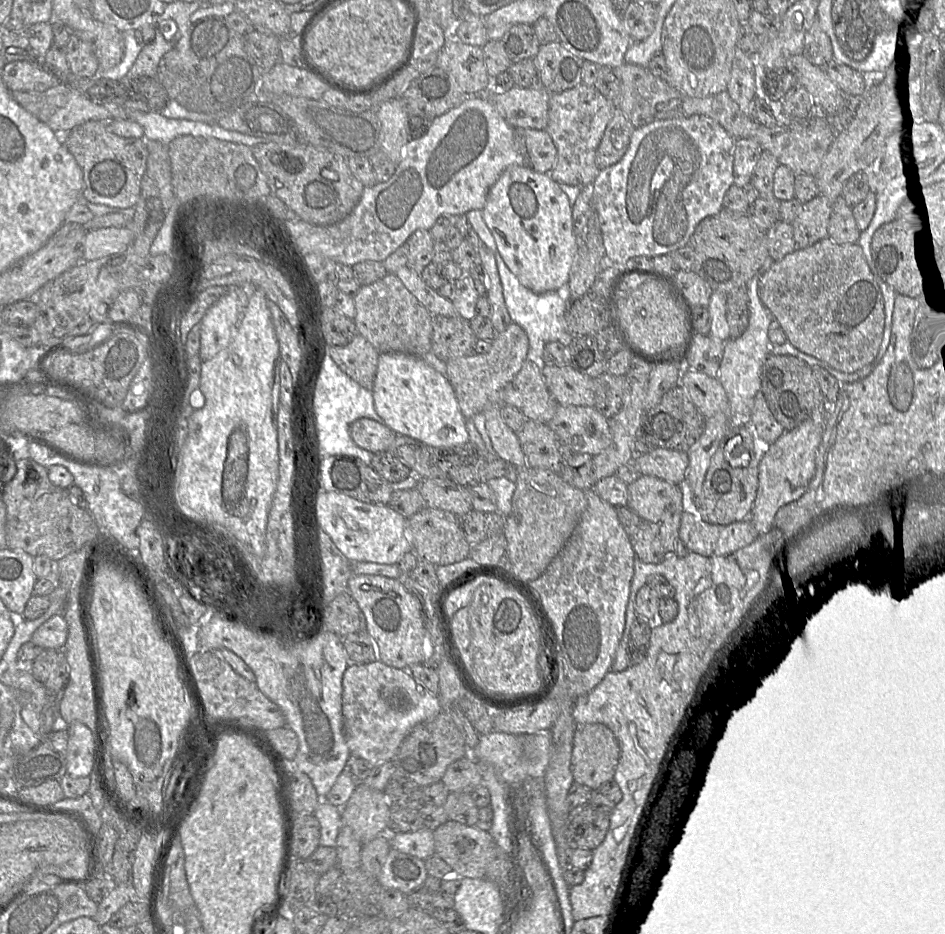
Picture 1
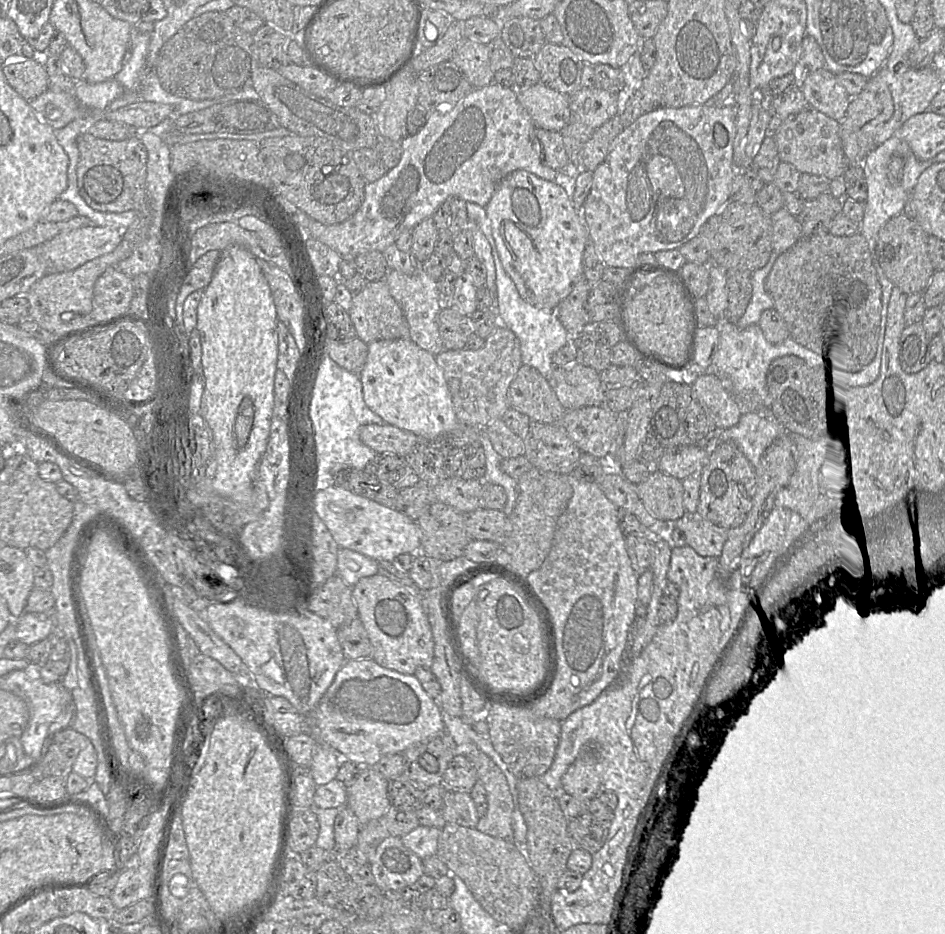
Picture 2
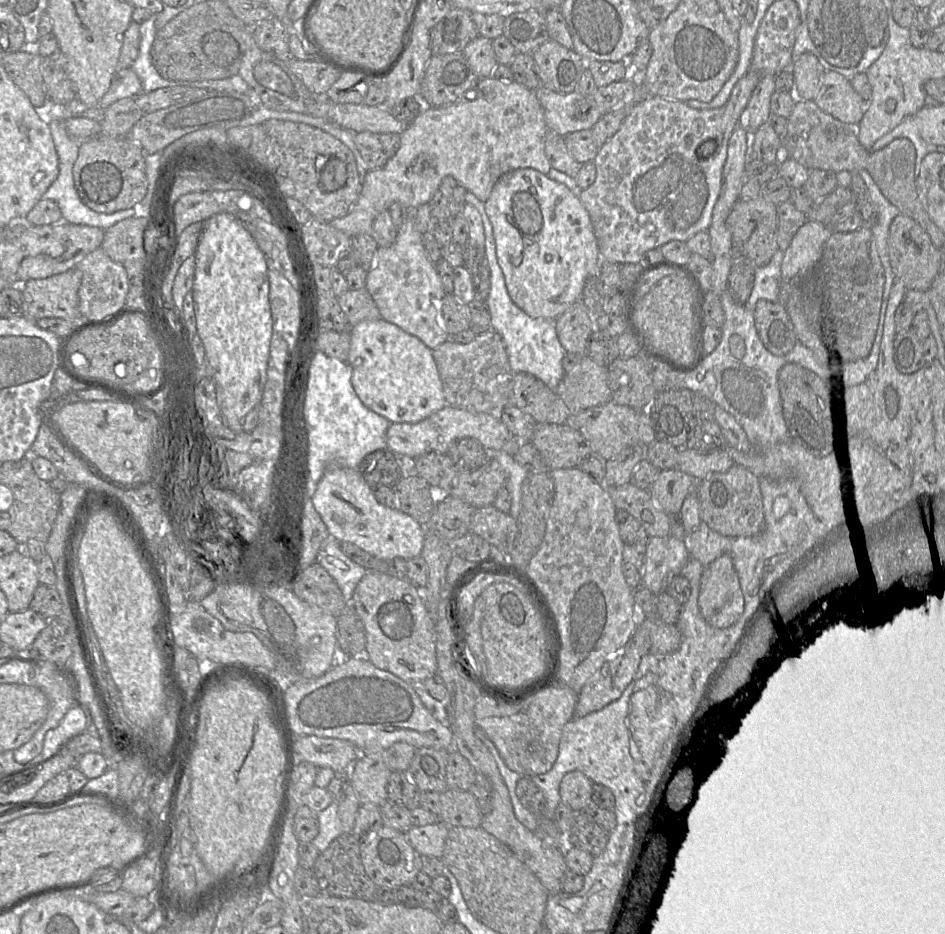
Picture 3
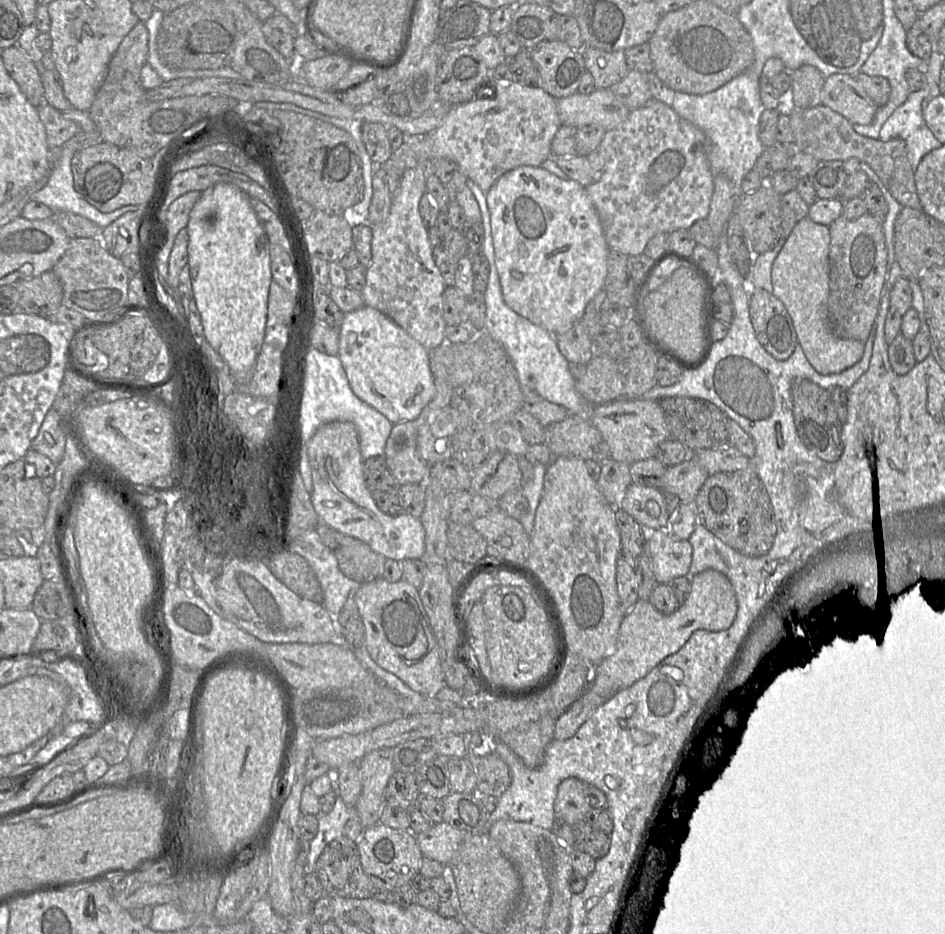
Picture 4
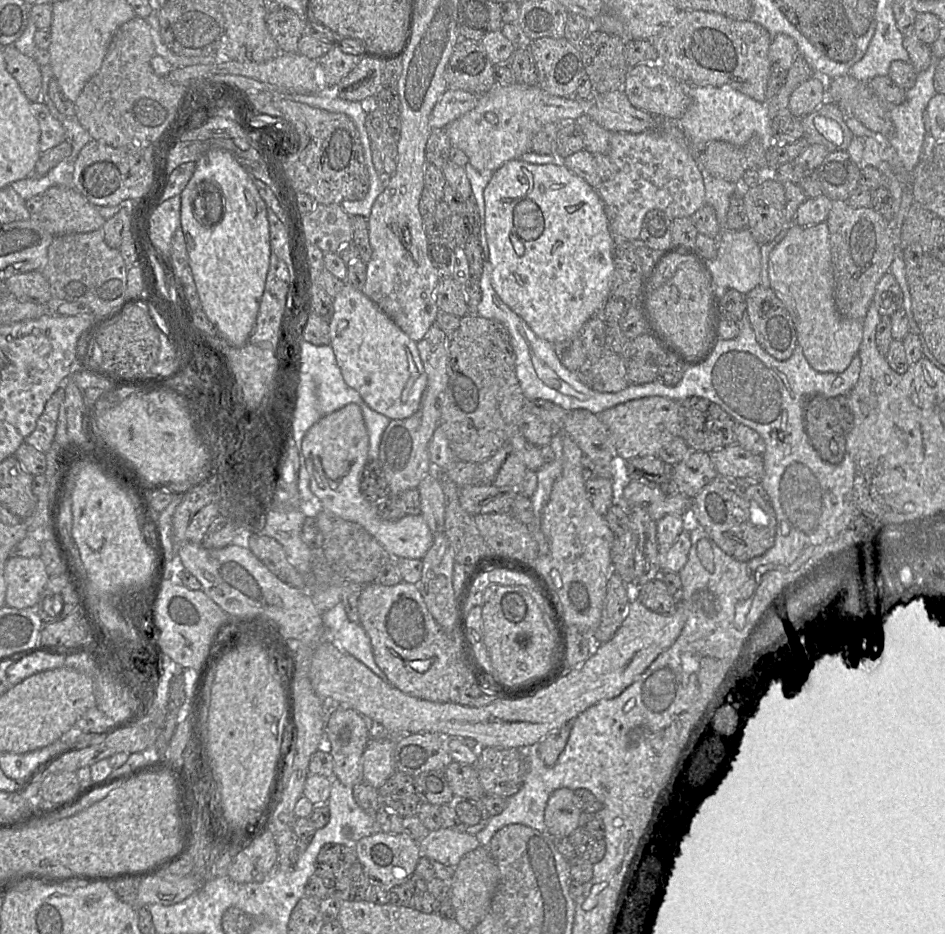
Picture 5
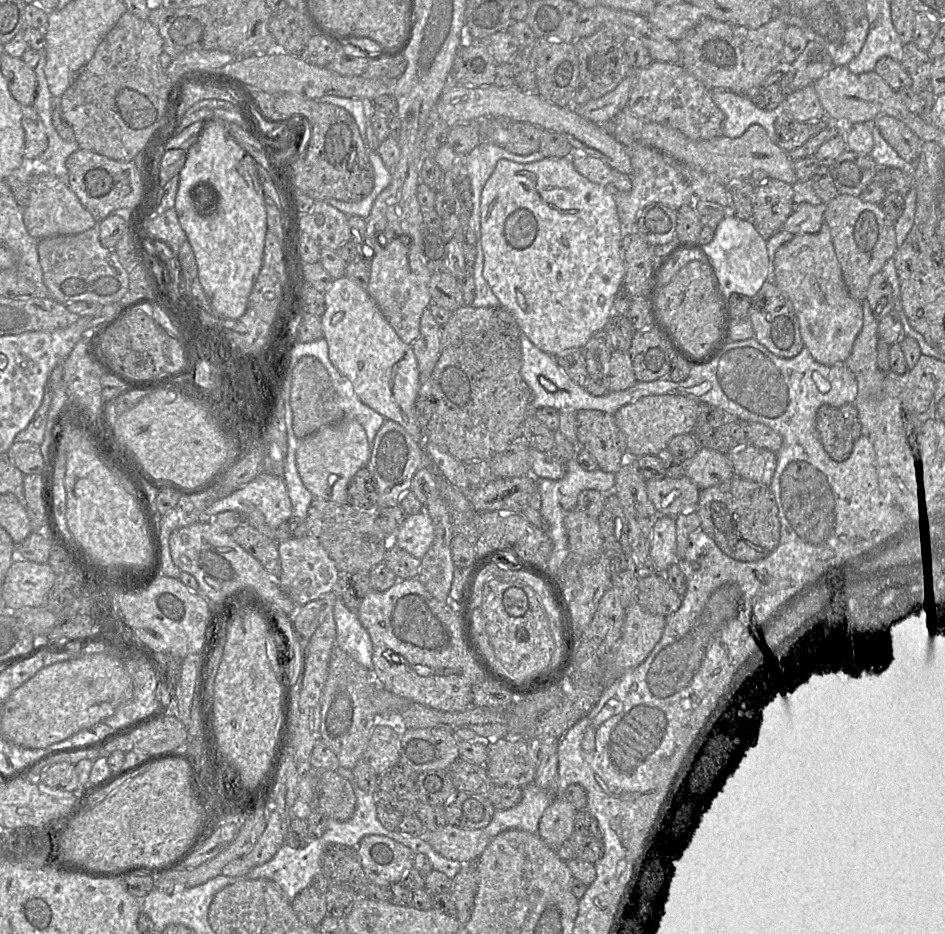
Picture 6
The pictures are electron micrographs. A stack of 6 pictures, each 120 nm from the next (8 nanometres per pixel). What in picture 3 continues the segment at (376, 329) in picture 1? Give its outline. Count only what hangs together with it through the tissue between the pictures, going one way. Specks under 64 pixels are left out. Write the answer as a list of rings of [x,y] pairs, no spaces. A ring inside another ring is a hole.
[[[365,288],[348,290],[337,300],[352,327],[362,321],[381,319],[376,303]]]

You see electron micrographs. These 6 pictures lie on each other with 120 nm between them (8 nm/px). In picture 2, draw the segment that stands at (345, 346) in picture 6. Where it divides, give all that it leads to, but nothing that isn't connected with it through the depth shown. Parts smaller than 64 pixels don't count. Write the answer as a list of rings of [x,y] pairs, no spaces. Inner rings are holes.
[[[395,339],[395,340],[380,340],[368,344],[368,355],[366,363],[359,373],[359,377],[362,383],[363,398],[366,405],[378,416],[382,418],[384,423],[395,426],[405,431],[412,432],[418,435],[422,440],[438,441],[445,435],[454,431],[459,424],[457,416],[455,414],[450,391],[443,375],[441,368],[436,362],[436,356],[432,355],[428,351],[422,349],[415,344],[411,339]]]

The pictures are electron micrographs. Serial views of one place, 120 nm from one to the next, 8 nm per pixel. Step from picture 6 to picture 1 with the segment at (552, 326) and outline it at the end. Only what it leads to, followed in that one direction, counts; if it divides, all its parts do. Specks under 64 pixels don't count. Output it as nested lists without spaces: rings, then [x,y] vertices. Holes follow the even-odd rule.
[[[527,165],[509,167],[488,192],[482,216],[503,261],[523,286],[541,294],[558,291],[567,285],[578,249],[578,238],[573,232],[572,206],[569,199],[550,174],[538,173]]]

